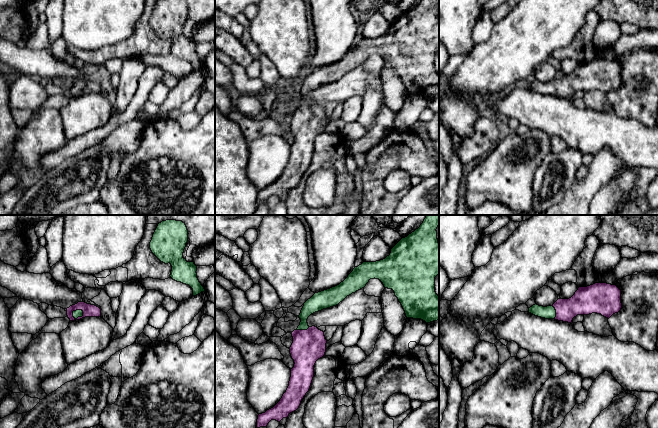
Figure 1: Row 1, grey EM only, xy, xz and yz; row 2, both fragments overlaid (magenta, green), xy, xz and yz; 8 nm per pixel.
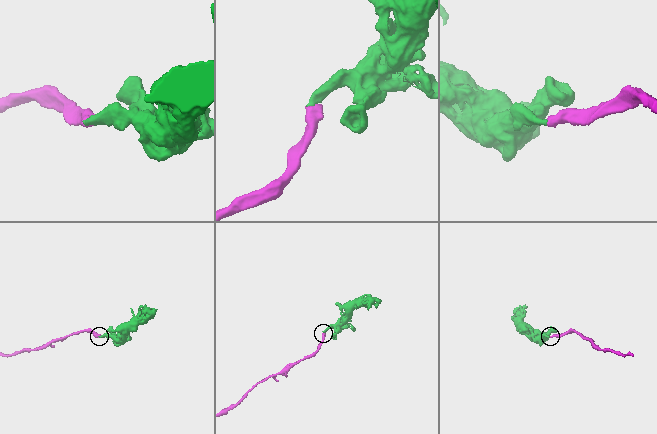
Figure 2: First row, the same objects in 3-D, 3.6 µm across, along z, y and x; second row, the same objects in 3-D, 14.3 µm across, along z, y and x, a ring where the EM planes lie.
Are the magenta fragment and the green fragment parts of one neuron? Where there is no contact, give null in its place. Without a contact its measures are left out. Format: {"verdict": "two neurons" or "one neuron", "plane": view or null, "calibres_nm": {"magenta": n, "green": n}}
{"verdict": "one neuron", "plane": "xy", "calibres_nm": {"magenta": 100, "green": 60}}

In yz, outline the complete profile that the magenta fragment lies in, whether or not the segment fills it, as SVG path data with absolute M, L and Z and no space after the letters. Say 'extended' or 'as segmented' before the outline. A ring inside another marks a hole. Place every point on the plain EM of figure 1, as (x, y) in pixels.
extended | M595 59L579 63L569 75L558 75L552 82L529 84L529 89L545 94L571 99L577 91L601 90L610 94L622 84L621 66L616 61Z

